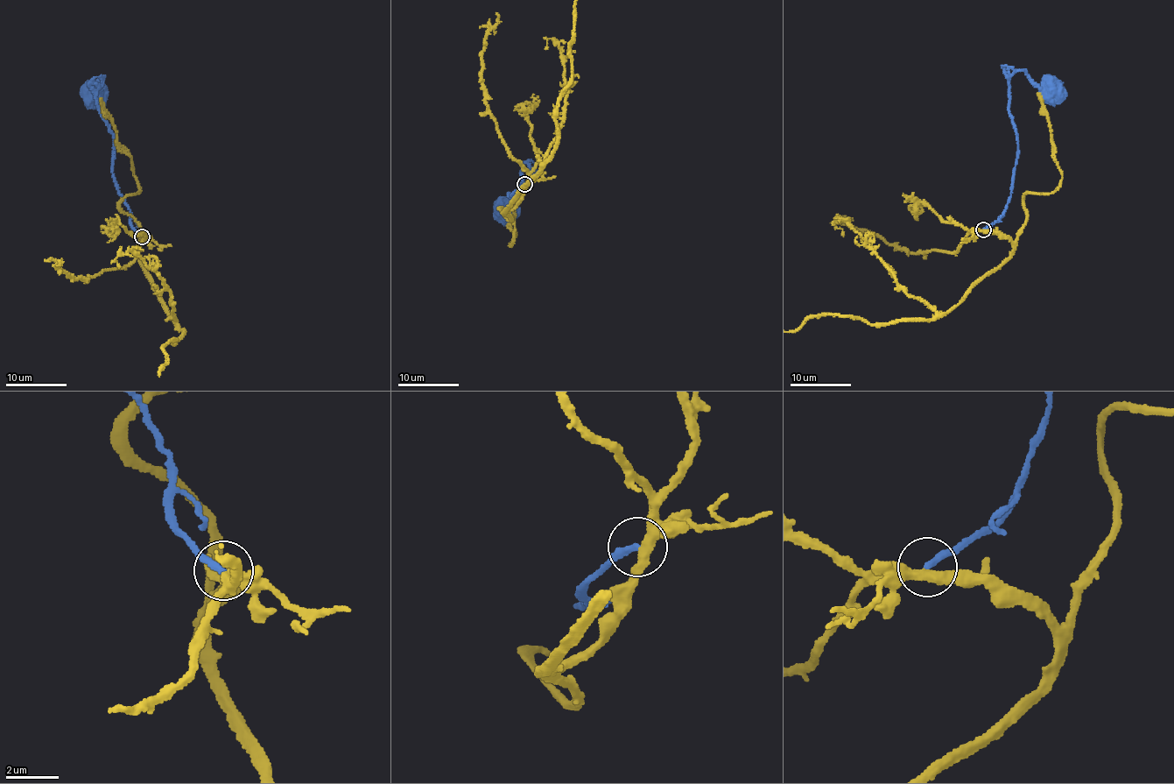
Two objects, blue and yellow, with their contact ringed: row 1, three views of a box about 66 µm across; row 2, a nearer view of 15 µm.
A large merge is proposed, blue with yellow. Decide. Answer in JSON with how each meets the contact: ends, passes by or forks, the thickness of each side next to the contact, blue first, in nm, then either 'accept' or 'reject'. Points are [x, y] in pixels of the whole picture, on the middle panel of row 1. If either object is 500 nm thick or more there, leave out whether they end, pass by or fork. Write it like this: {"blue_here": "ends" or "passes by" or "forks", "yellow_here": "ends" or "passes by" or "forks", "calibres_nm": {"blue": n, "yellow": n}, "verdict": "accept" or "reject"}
{"blue_here": "ends", "yellow_here": "passes by", "calibres_nm": {"blue": 240, "yellow": 380}, "verdict": "reject"}

